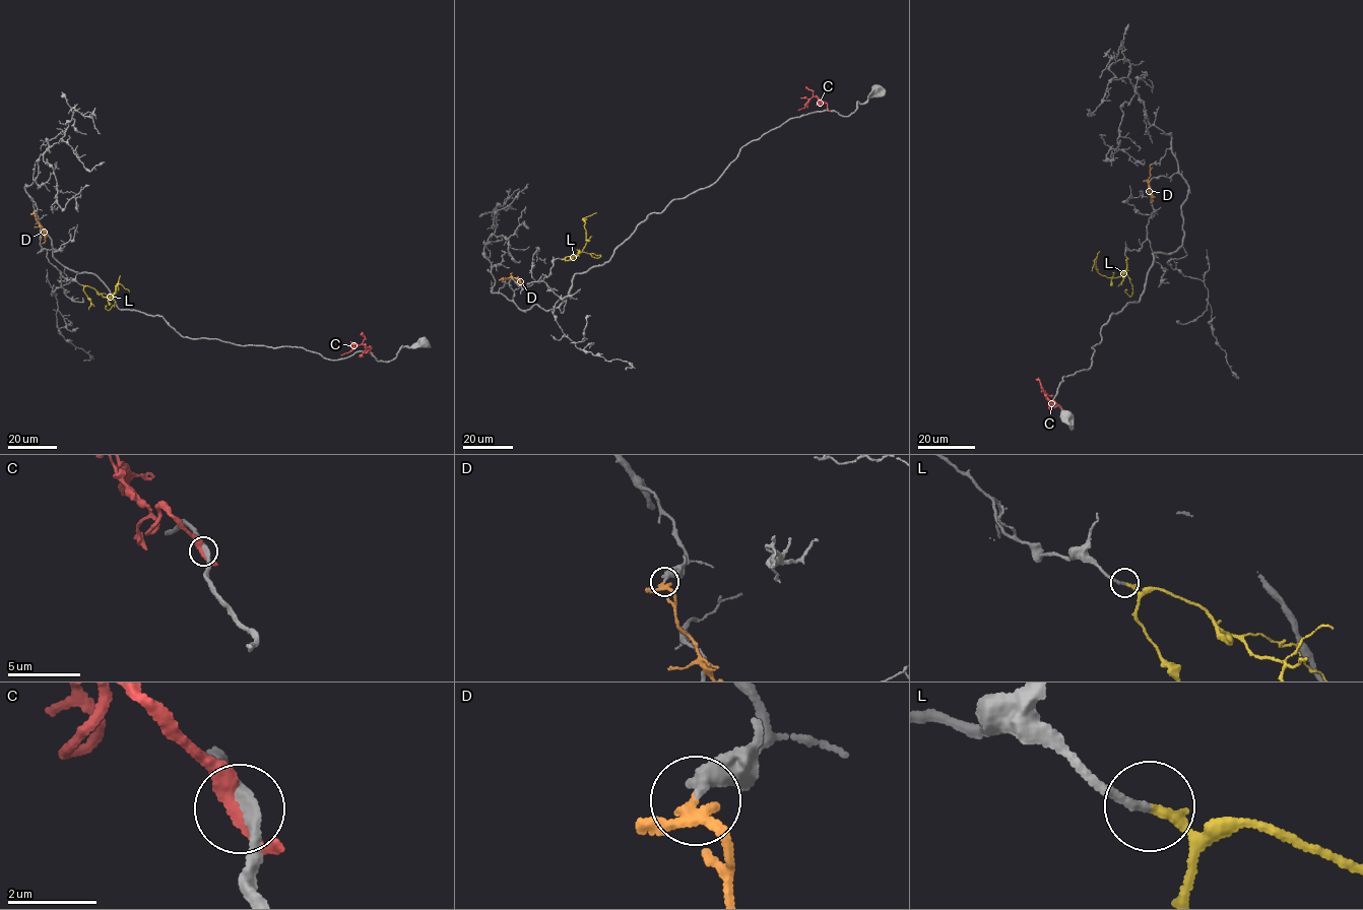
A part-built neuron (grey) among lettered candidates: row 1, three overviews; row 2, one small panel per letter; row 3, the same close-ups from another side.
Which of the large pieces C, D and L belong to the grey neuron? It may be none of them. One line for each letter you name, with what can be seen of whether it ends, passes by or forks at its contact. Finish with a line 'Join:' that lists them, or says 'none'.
L: it ends there
Join: L

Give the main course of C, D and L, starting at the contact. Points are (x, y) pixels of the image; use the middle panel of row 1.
C: (829, 111), (827, 104), (821, 104), (815, 96), (798, 110)
D: (502, 279), (510, 277), (519, 282)
L: (562, 259), (582, 251), (586, 243), (584, 219), (596, 212)

